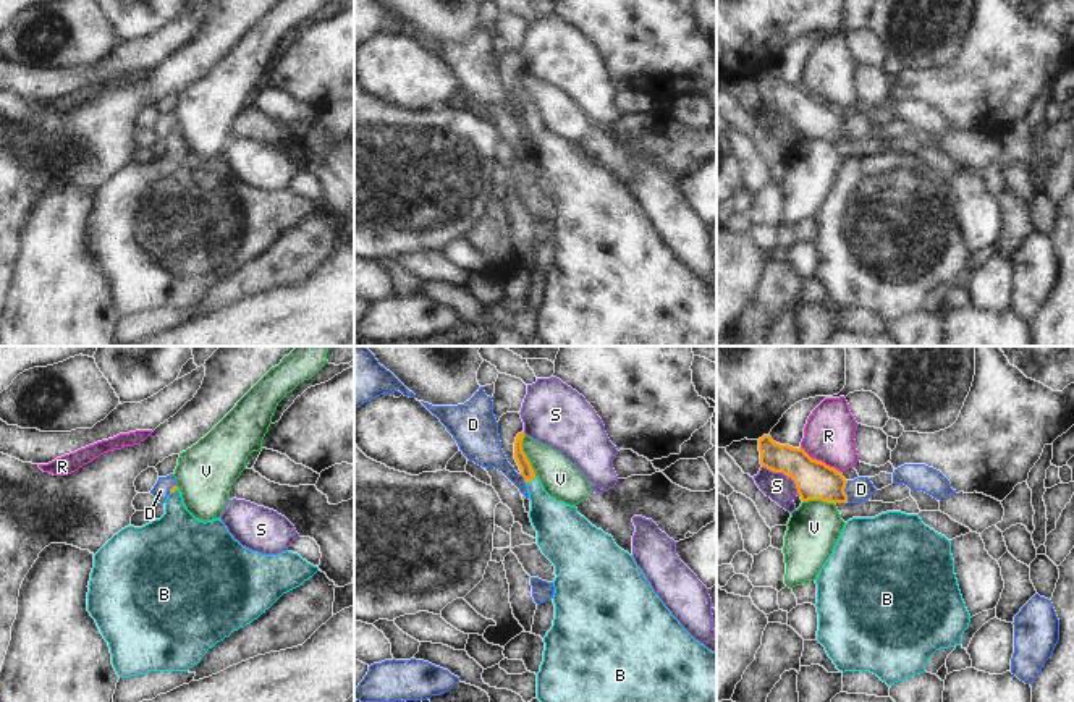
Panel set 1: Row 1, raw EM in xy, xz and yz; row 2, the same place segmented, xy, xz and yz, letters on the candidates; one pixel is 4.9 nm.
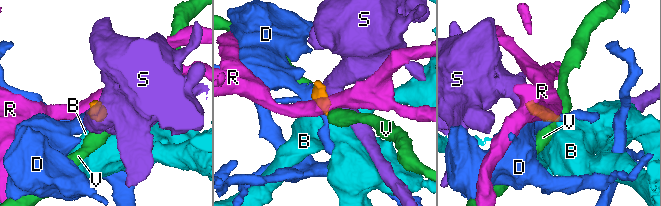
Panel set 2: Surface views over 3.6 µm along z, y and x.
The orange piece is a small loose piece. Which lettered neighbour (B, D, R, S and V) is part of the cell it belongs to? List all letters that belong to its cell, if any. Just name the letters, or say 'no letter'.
B

